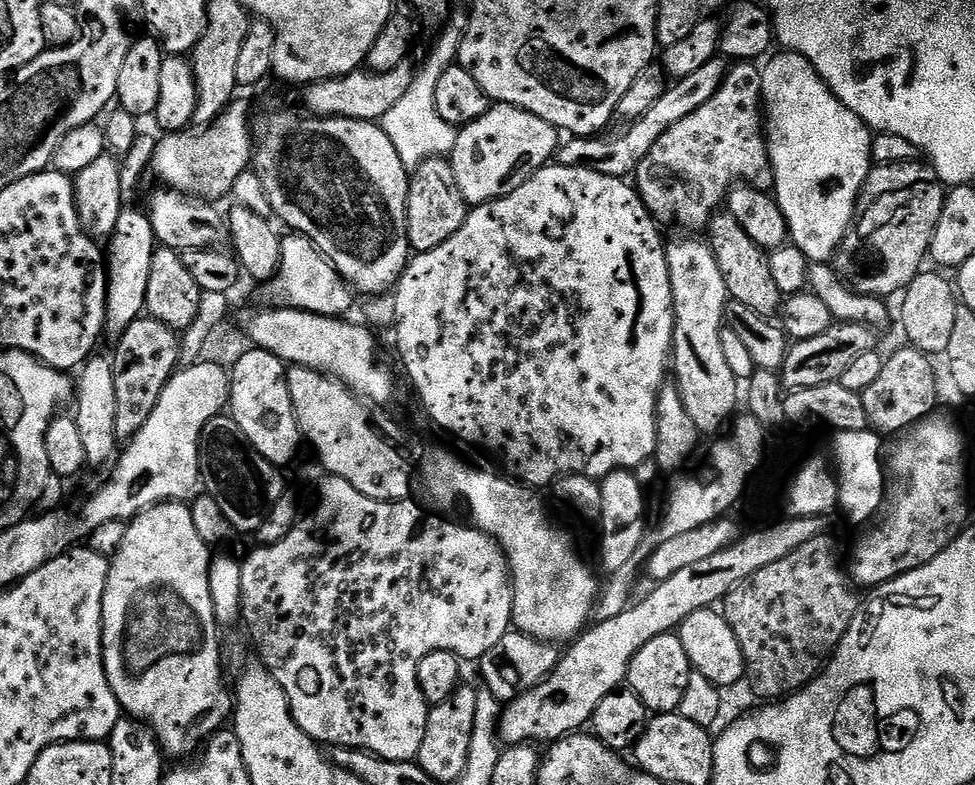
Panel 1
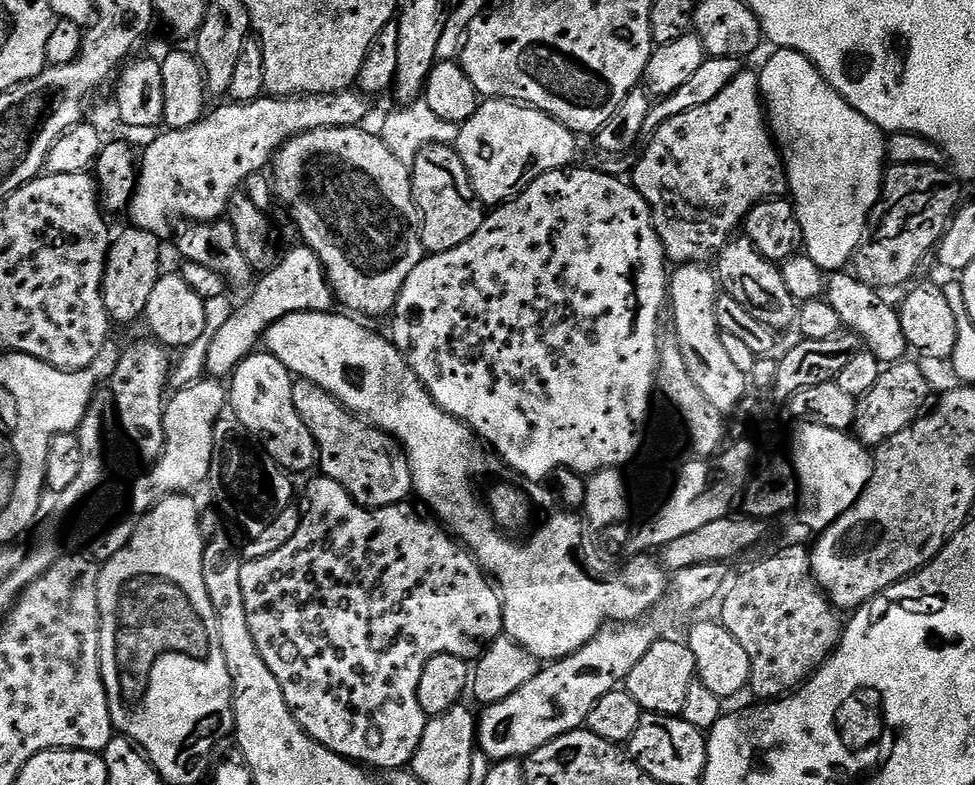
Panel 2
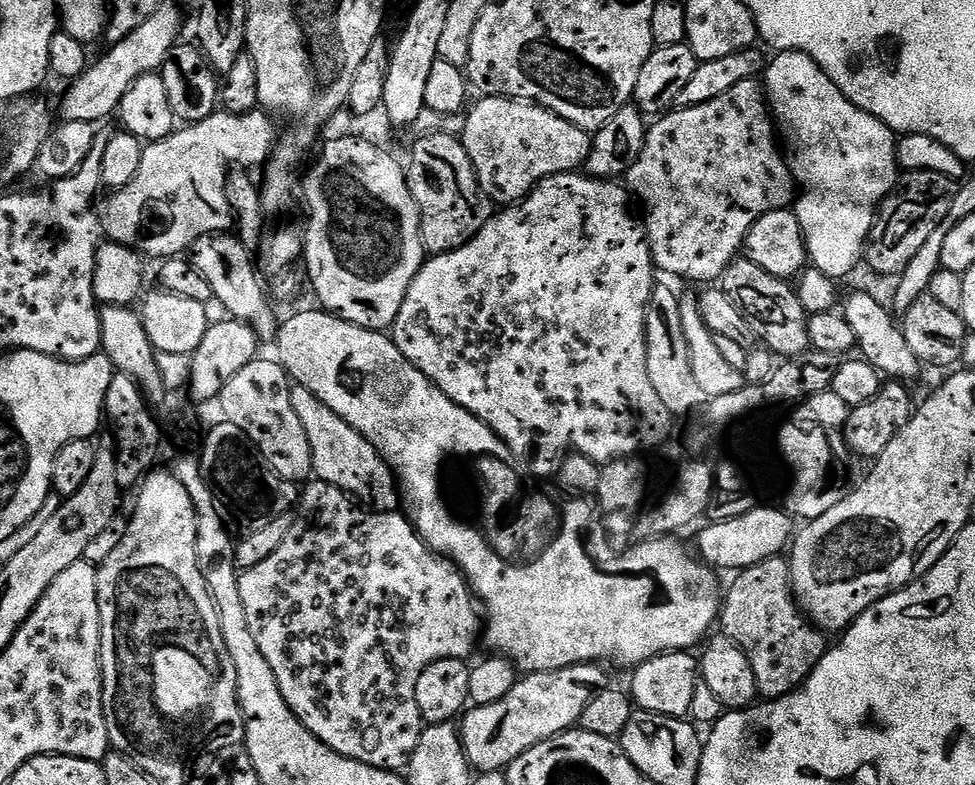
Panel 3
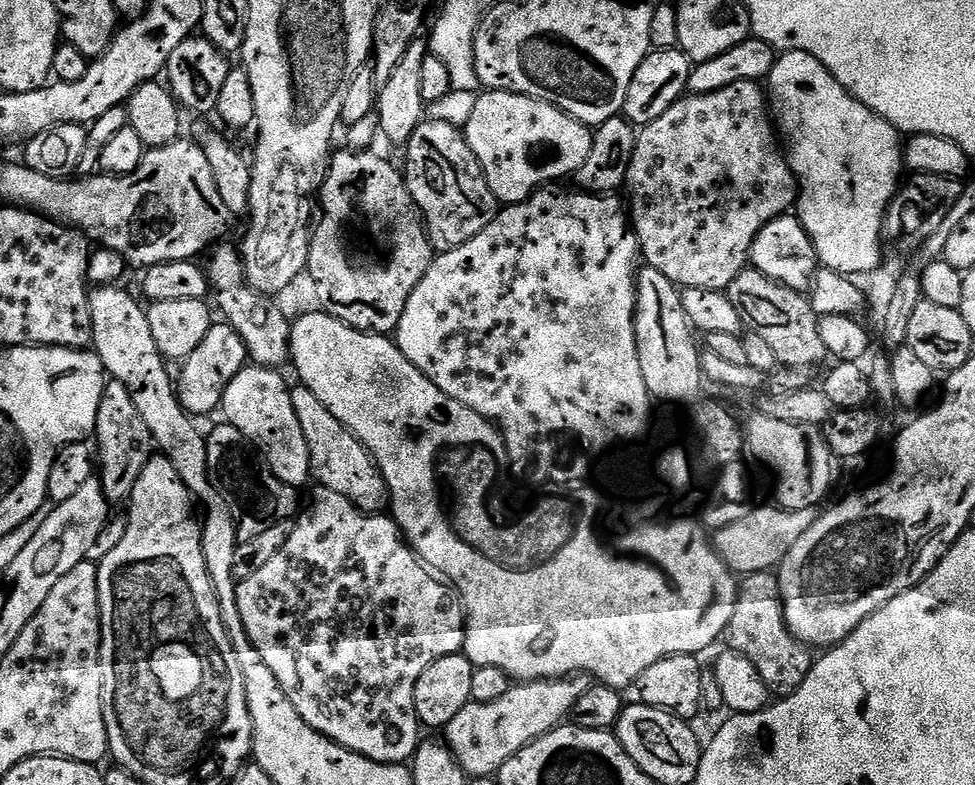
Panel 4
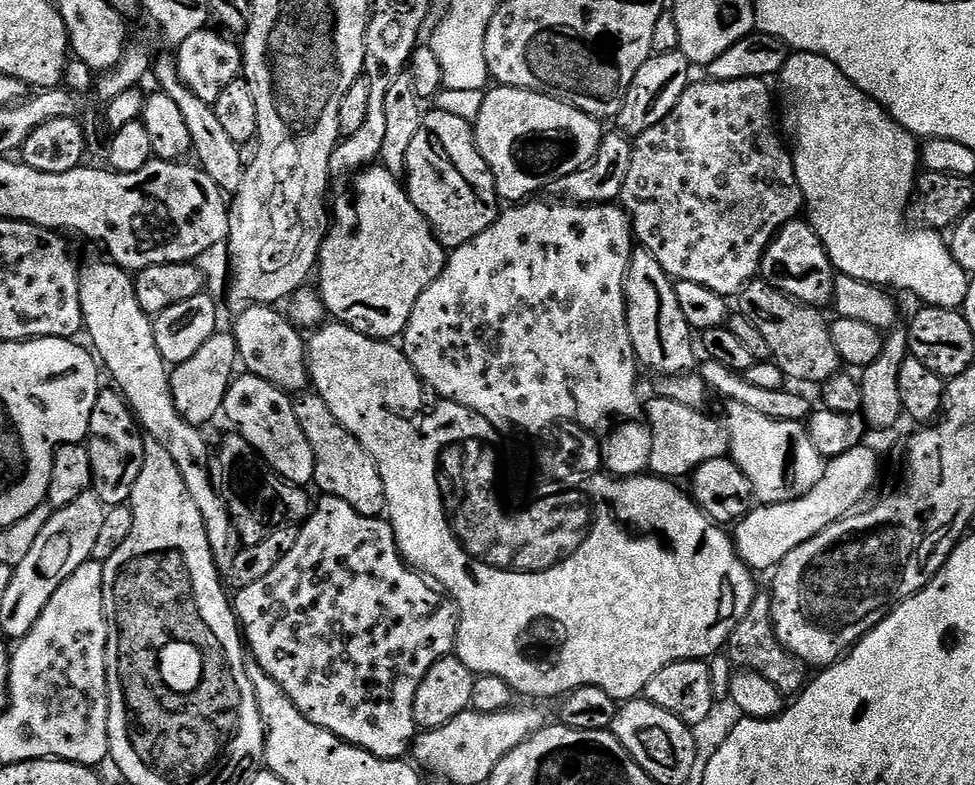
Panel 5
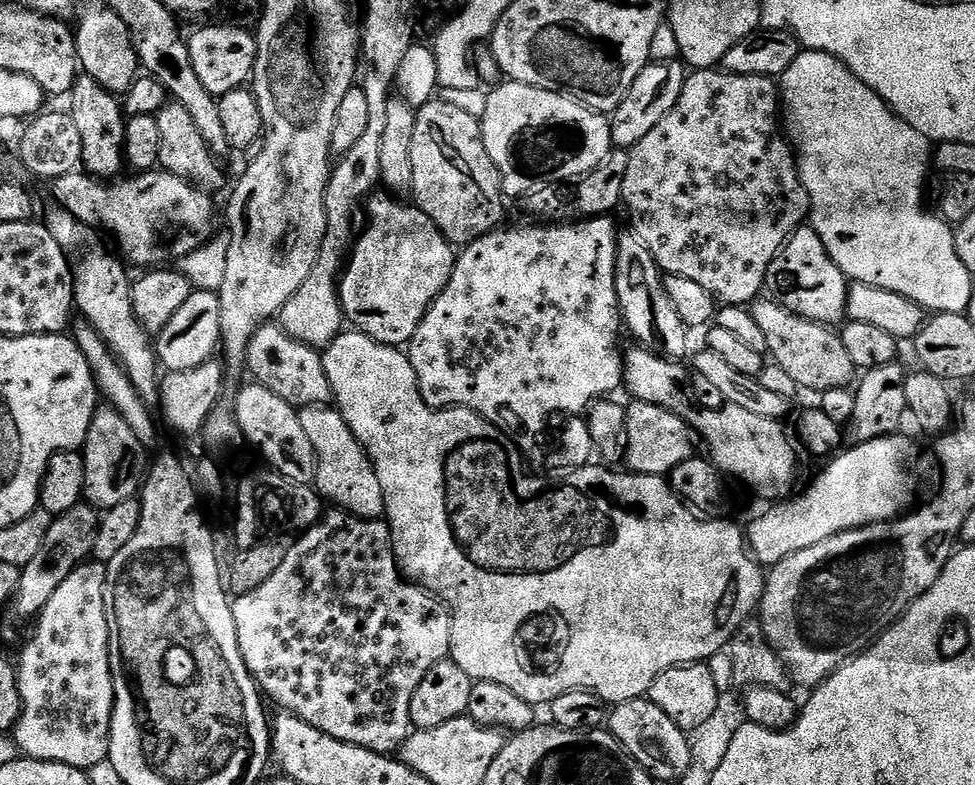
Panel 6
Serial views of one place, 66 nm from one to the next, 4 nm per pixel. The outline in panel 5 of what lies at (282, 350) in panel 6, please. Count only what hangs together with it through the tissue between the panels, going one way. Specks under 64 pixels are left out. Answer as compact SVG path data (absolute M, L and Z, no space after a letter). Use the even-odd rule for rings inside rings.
M254 304L243 309L245 312L236 320L234 335L236 337L236 355L243 371L249 376L266 378L274 386L278 386L286 393L299 394L309 387L308 349L301 329L292 323L291 319L279 307L266 304Z

